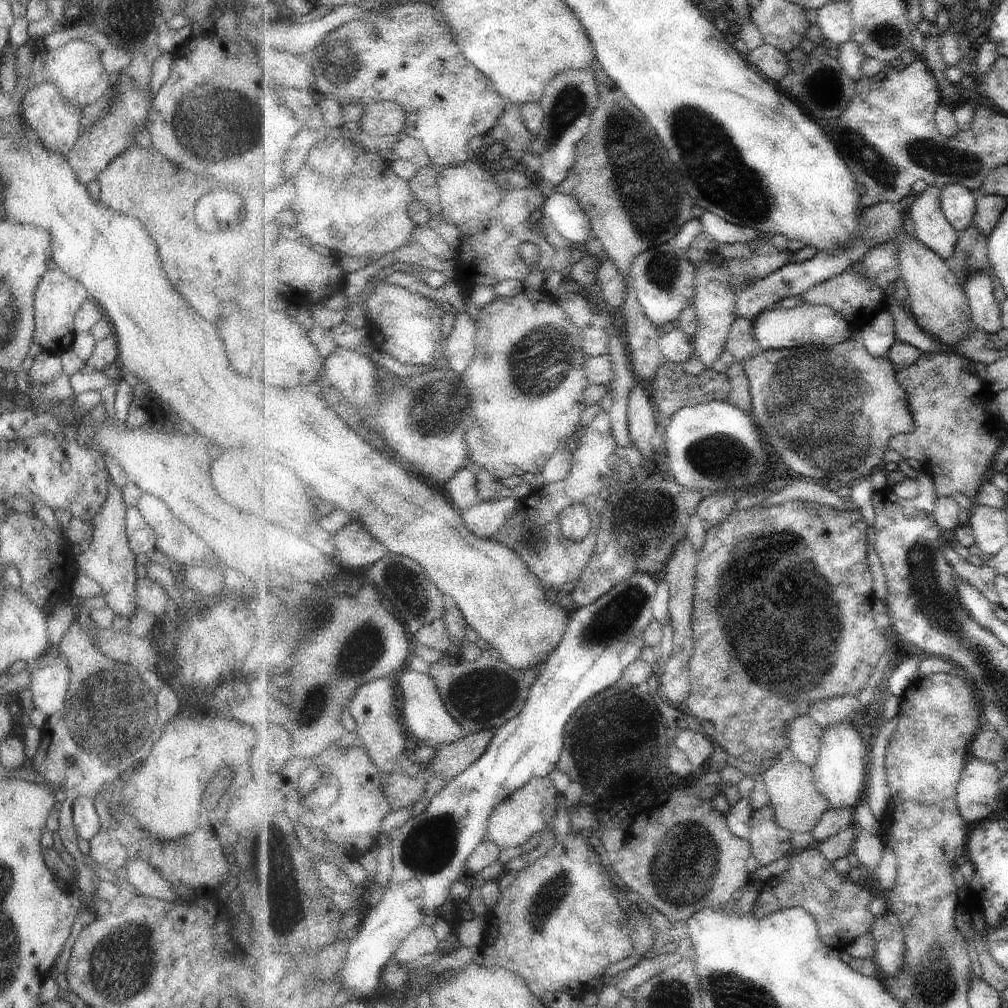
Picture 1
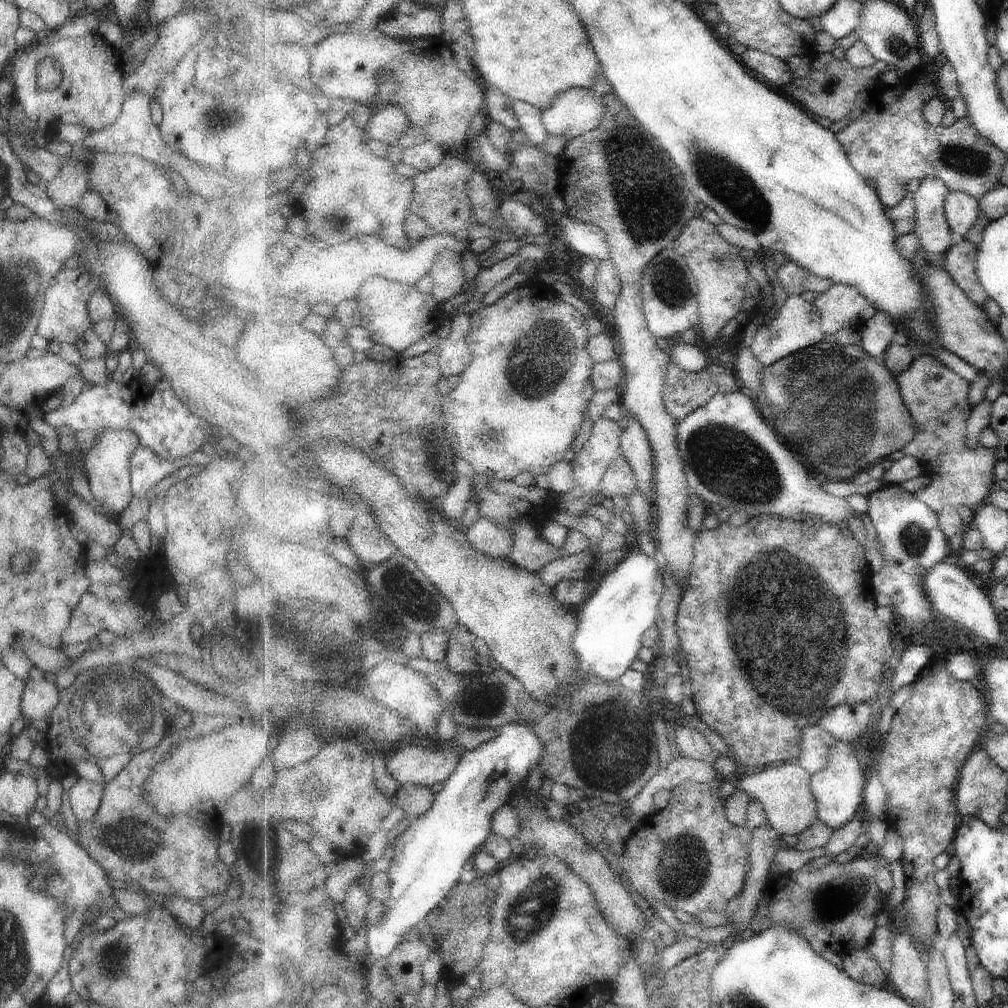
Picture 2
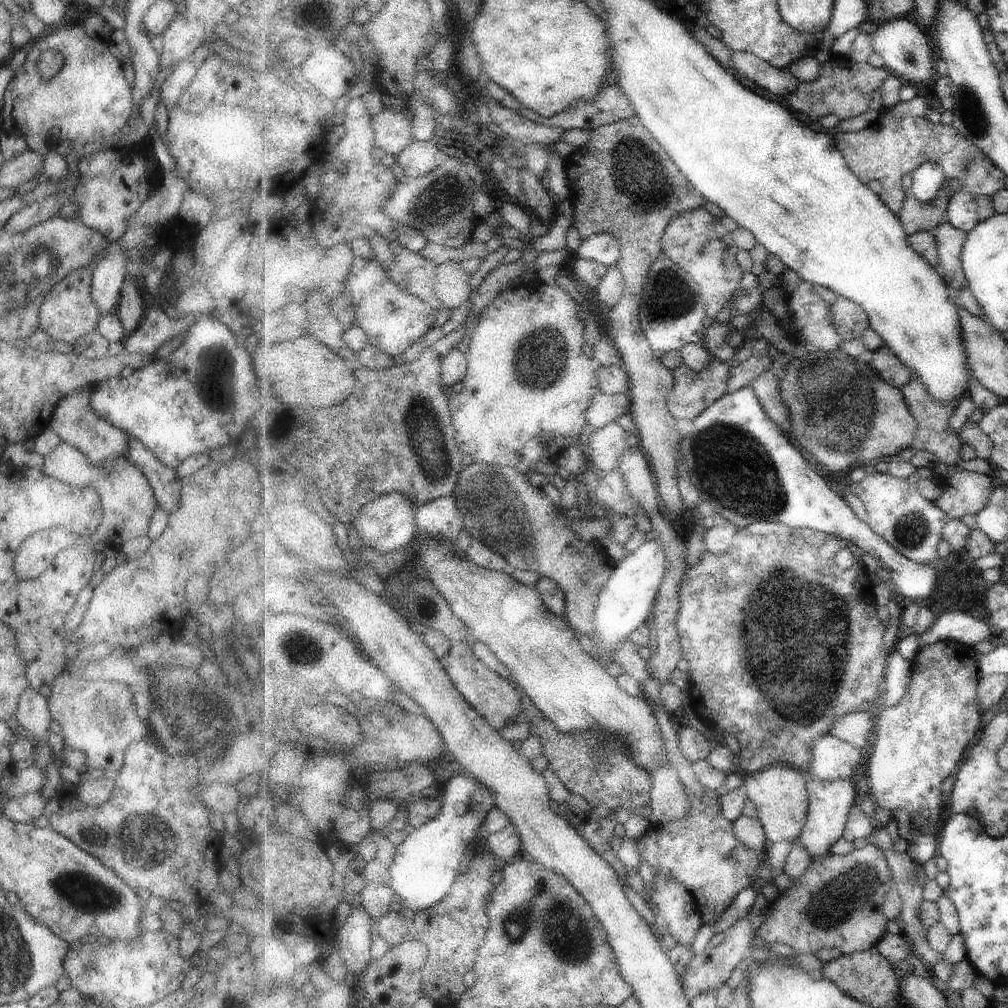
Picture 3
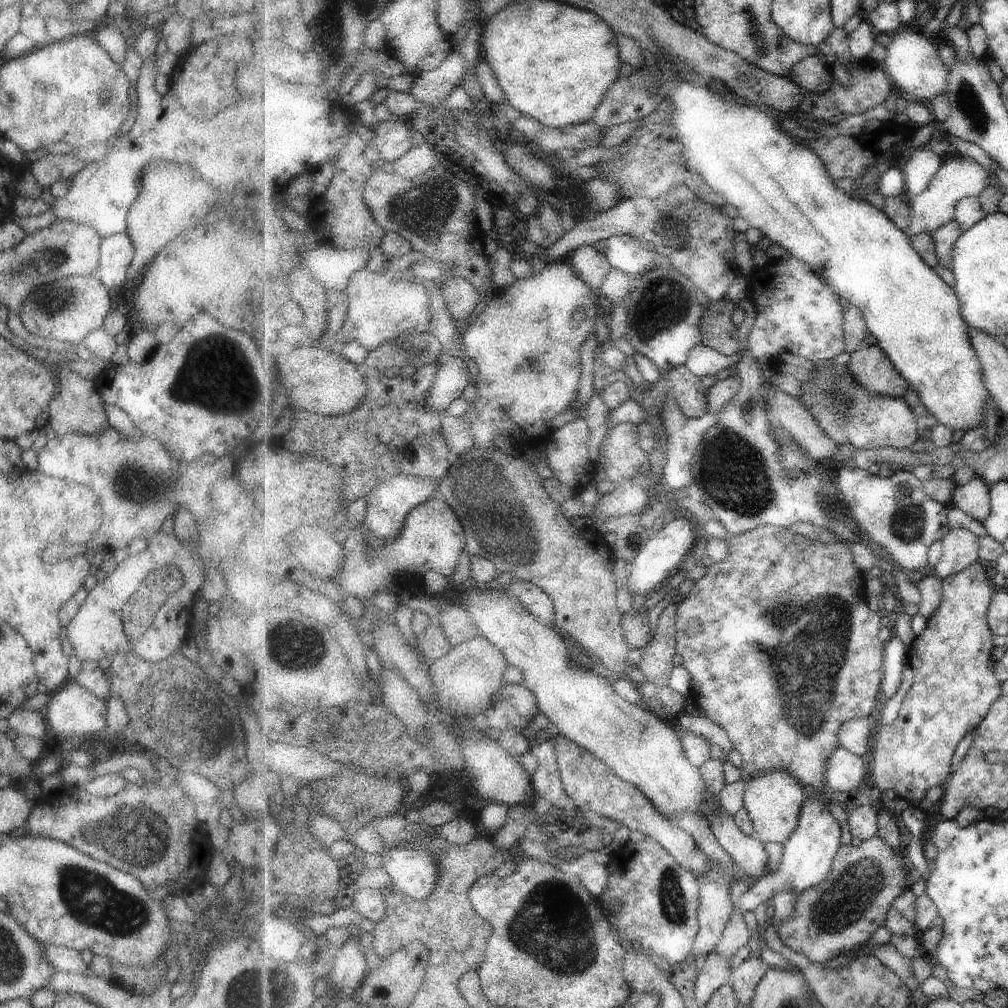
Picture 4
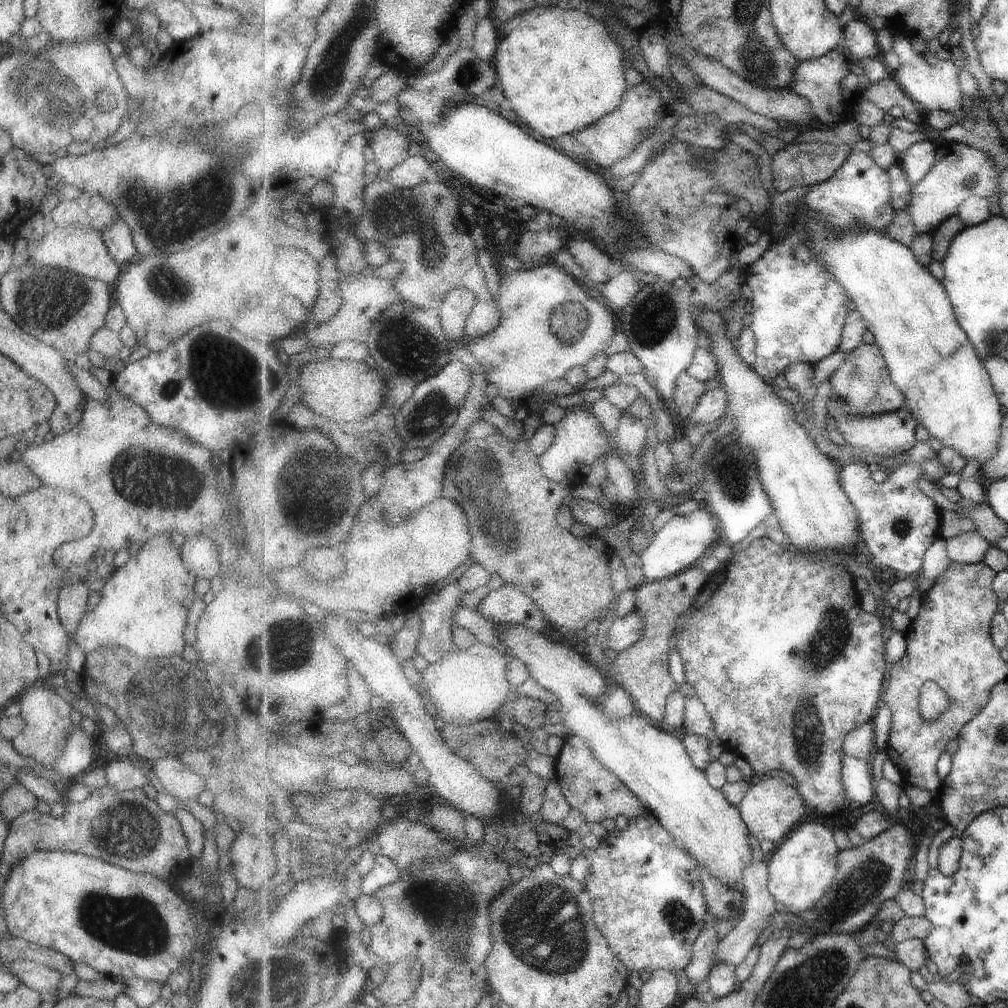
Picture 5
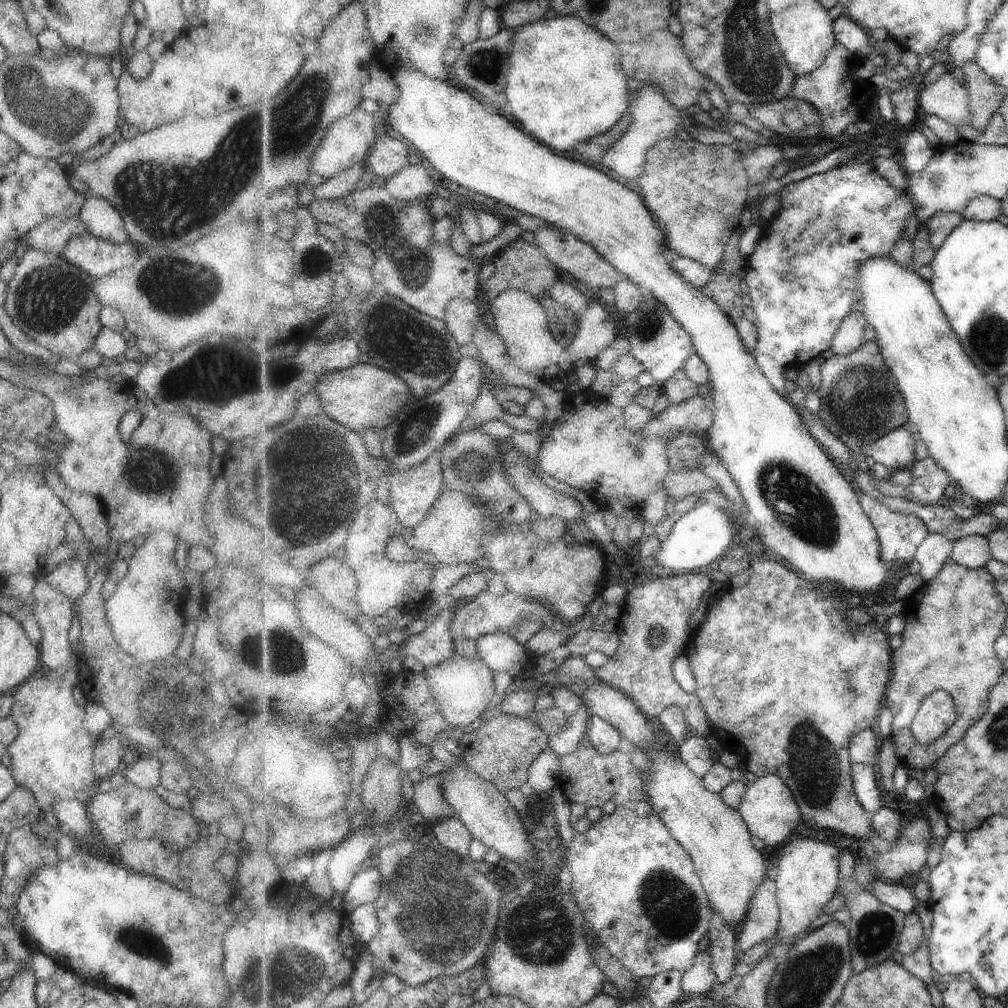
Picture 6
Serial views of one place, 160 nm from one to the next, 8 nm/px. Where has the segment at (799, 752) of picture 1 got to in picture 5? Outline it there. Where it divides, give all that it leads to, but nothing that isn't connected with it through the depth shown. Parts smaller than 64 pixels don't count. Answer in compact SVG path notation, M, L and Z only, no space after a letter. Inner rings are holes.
M845 755L842 779L847 796L863 811L870 809L876 799L871 764L867 761Z

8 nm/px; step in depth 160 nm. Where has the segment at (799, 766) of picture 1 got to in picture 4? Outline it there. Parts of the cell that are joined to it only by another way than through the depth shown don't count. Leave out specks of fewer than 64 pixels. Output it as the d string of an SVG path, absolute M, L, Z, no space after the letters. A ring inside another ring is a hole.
M783 770L767 771L747 778L744 808L752 822L753 835L765 842L784 842L797 830L808 788Z

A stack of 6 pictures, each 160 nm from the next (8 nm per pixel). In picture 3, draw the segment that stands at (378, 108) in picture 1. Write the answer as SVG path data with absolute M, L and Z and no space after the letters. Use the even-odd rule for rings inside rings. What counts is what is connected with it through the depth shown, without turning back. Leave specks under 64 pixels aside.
M383 108L373 118L373 145L393 159L415 141L410 116L403 109Z

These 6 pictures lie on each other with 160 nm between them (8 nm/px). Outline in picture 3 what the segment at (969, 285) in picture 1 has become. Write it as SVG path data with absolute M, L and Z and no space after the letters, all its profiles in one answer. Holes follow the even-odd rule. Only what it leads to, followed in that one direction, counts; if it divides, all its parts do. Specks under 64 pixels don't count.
M948 221L934 228L932 233L938 242L938 273L944 277L953 292L968 288L962 267L962 250L968 233Z

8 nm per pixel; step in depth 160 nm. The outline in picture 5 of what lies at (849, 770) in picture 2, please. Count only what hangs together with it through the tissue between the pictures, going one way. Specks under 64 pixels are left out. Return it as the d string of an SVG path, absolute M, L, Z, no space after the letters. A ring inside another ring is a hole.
M810 815L768 856L769 892L788 909L790 914L801 914L815 909L816 904L825 896L838 873L840 848L836 843L835 832L817 822Z

